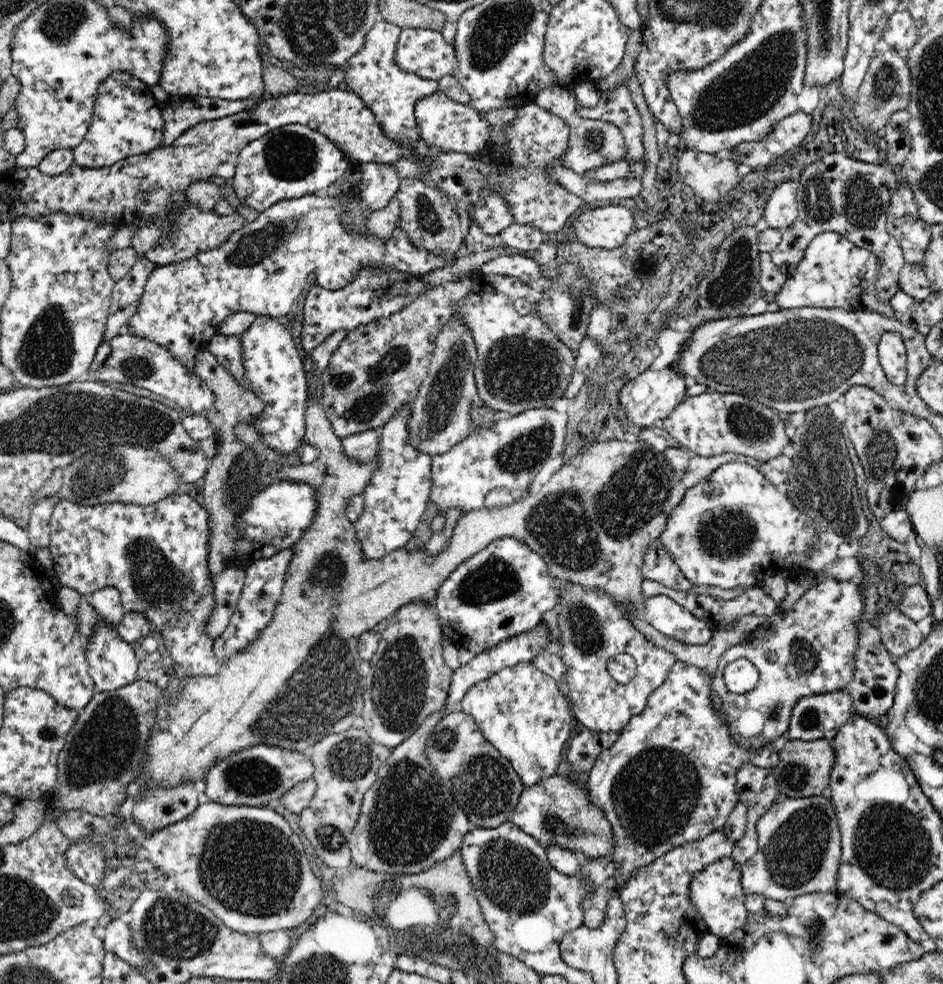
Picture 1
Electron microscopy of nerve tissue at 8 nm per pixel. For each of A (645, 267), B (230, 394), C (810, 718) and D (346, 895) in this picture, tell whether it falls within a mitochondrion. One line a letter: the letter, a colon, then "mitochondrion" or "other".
A: other
B: other
C: mitochondrion
D: other

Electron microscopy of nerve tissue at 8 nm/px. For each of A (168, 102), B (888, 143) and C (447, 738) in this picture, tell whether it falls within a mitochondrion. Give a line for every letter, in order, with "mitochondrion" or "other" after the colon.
A: other
B: other
C: mitochondrion

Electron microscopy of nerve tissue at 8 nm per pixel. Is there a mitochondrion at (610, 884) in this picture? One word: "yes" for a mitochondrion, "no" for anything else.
no

